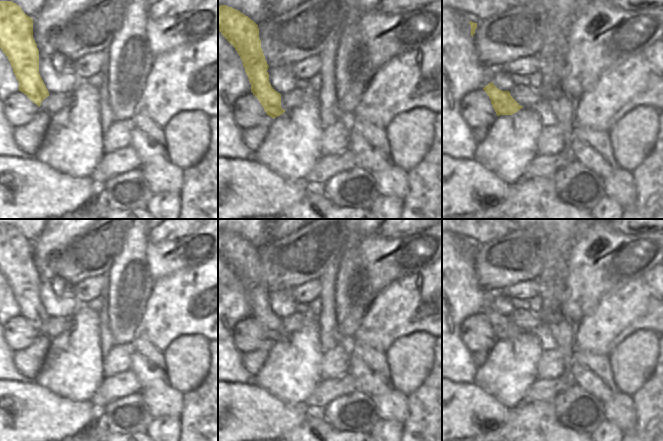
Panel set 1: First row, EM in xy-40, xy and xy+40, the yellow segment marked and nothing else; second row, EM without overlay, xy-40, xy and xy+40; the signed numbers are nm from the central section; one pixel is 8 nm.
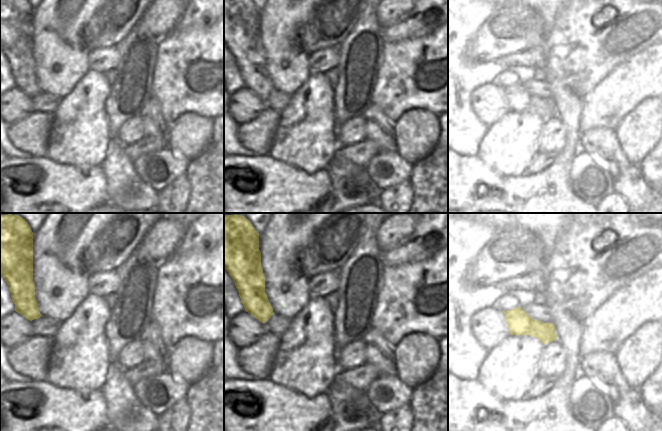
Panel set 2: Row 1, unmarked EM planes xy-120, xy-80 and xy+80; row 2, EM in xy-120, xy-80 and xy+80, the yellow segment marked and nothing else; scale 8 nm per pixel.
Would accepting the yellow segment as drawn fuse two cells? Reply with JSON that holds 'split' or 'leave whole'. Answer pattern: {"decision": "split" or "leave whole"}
{"decision": "leave whole"}

